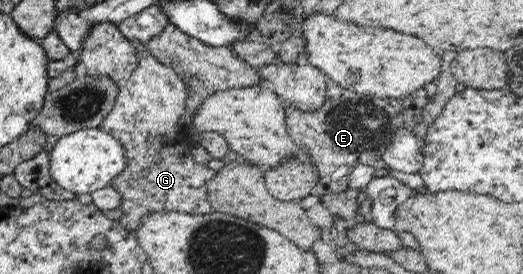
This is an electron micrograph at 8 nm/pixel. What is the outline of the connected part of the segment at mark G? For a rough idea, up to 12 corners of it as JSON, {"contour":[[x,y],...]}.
{"contour":[[148,50],[99,126],[126,165],[108,187],[122,227],[214,212],[188,82]]}

